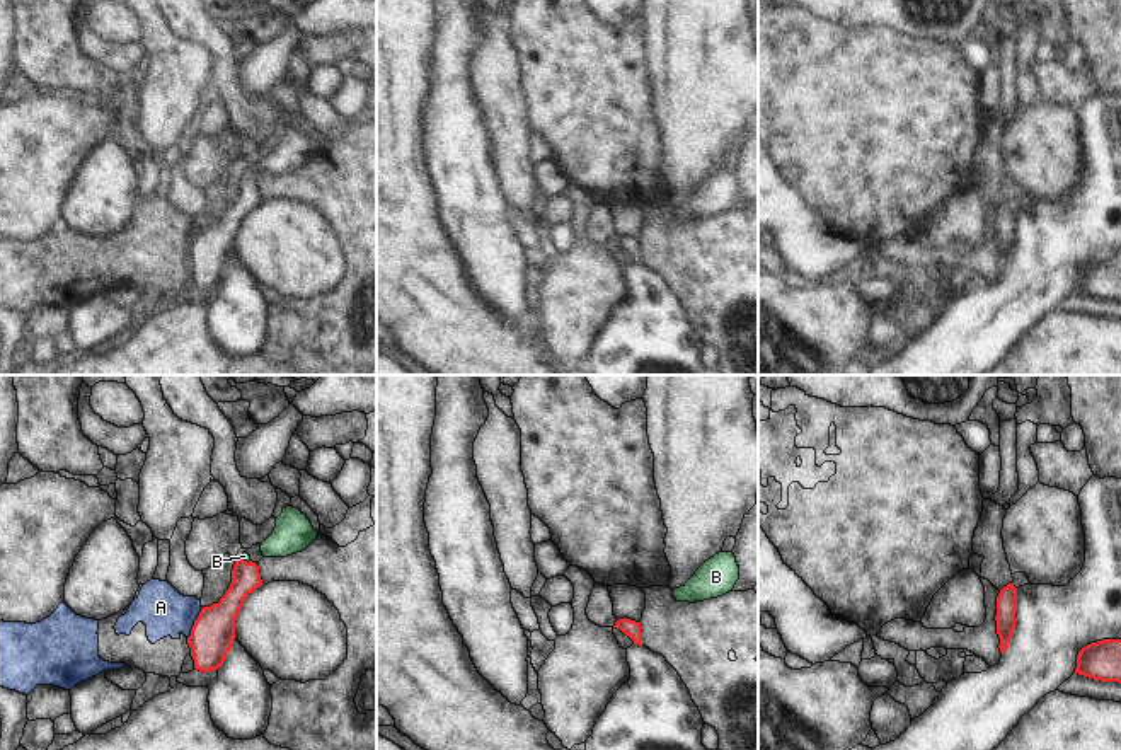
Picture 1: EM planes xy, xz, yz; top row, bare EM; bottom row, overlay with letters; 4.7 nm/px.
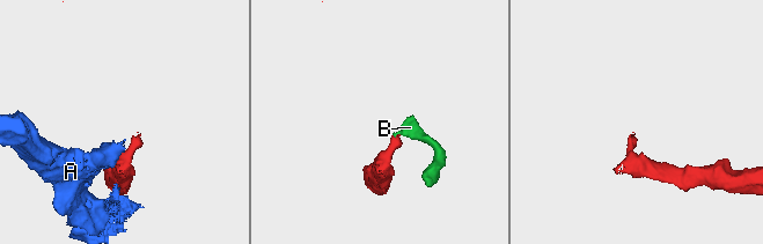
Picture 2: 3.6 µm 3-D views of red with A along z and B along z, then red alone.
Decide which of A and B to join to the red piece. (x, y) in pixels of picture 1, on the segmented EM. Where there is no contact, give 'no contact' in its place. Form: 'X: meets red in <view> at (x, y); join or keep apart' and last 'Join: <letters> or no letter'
A: meets red in xy at (195, 623); keep apart
B: meets red in xy at (246, 561); join
Join: B

